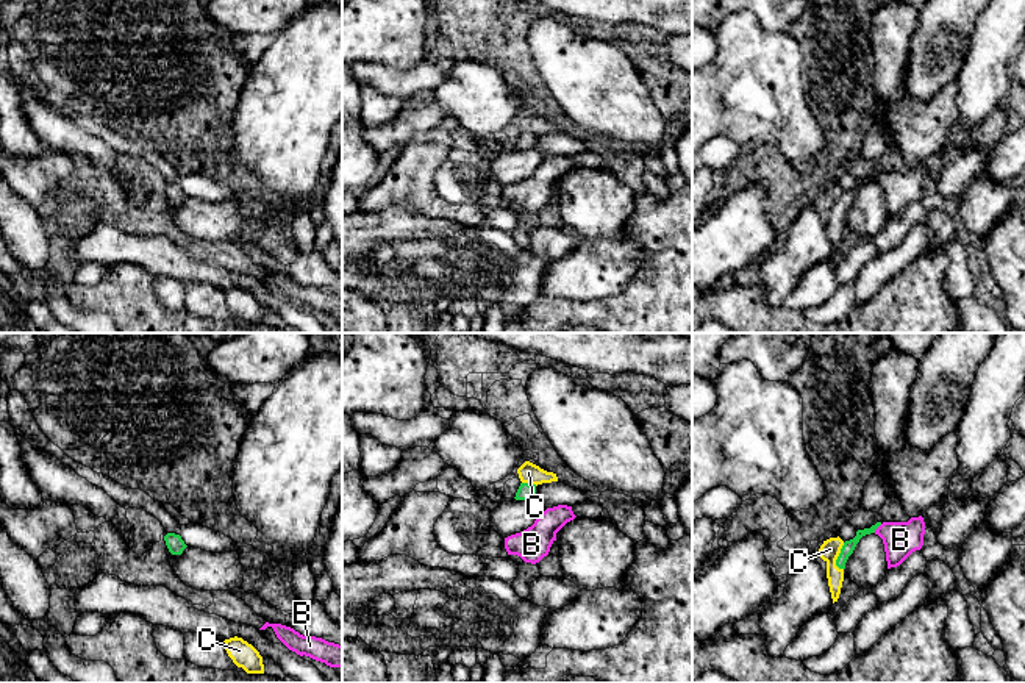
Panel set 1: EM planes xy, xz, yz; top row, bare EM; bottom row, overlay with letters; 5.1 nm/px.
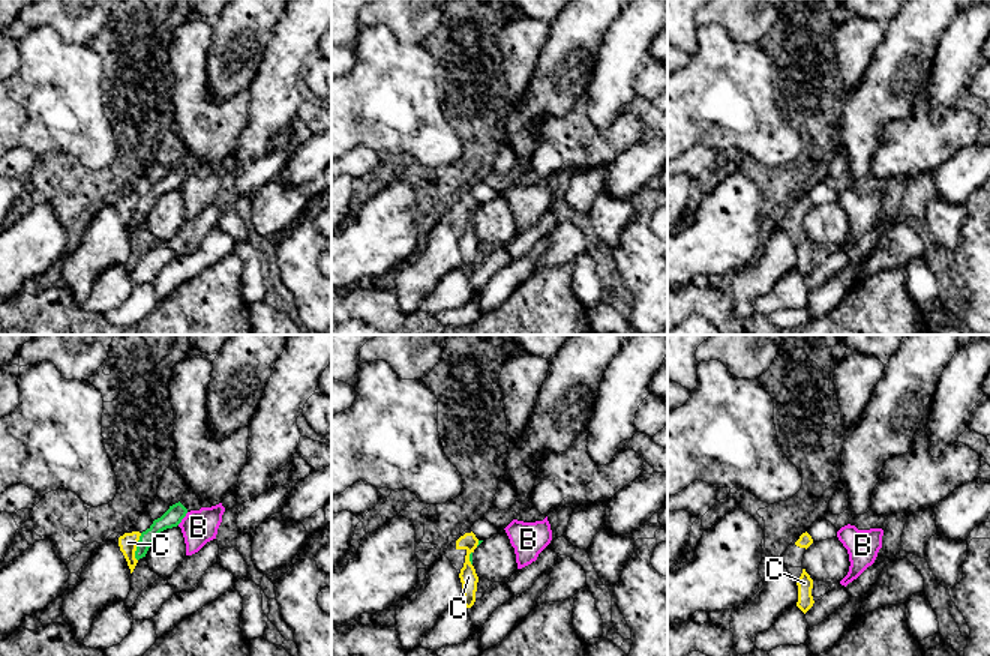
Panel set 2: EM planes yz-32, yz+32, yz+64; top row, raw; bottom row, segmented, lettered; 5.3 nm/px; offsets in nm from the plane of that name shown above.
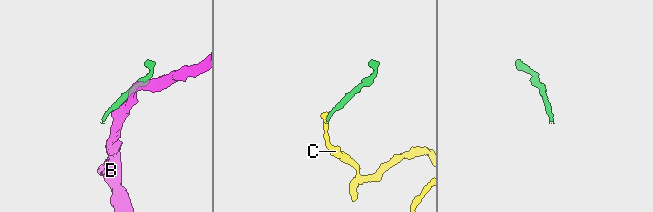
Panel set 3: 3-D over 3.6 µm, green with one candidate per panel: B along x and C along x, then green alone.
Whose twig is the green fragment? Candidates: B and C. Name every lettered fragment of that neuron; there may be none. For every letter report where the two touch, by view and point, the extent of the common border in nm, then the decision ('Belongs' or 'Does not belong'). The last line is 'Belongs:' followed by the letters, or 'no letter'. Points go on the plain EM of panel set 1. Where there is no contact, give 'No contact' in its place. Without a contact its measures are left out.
B: Touches green at yz (877, 177). Shared border 60 nm. Does not belong
C: Touches green at yz (838, 207). Shared border 150 nm. Belongs
Belongs: C

